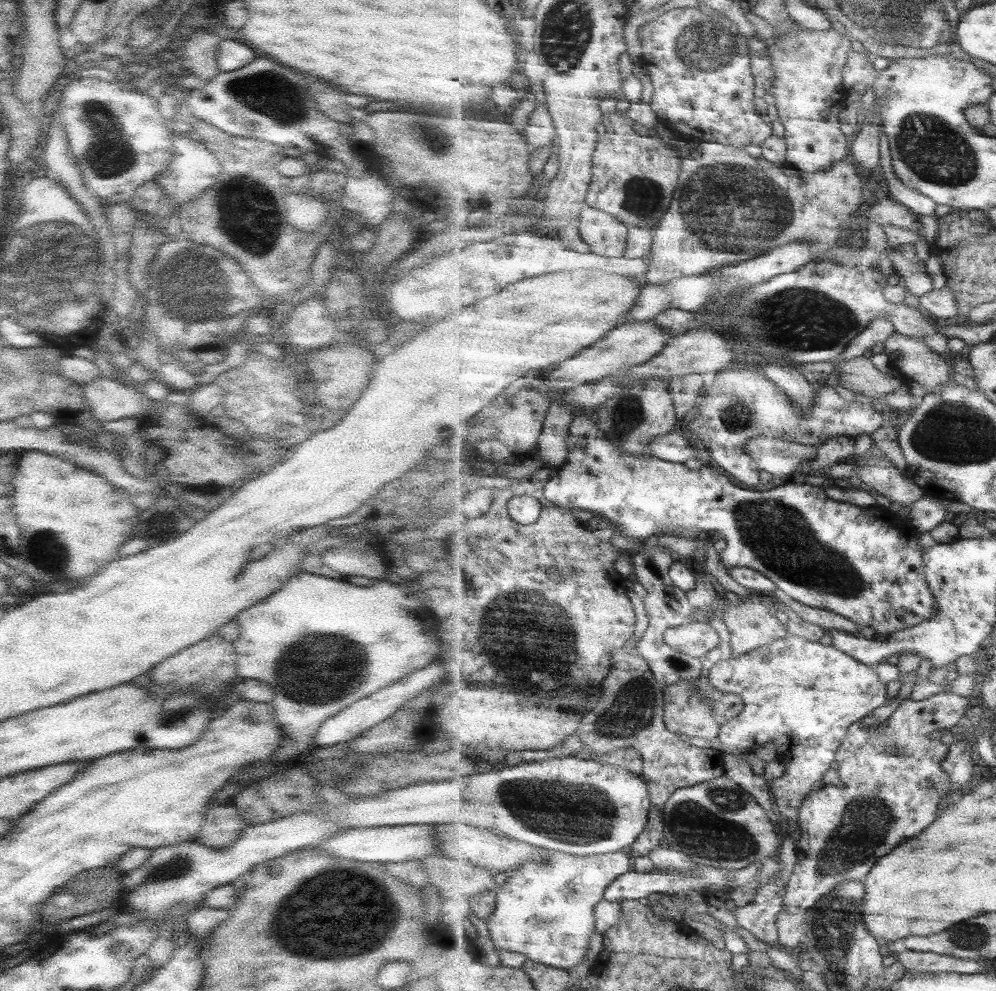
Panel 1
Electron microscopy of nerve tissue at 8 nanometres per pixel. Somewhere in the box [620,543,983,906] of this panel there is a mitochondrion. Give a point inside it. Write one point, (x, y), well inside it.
(710, 826)

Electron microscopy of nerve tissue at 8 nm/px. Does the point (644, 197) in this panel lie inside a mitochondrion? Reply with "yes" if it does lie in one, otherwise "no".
yes

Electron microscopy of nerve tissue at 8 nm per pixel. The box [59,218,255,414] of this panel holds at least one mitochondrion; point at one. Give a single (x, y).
(192, 294)

